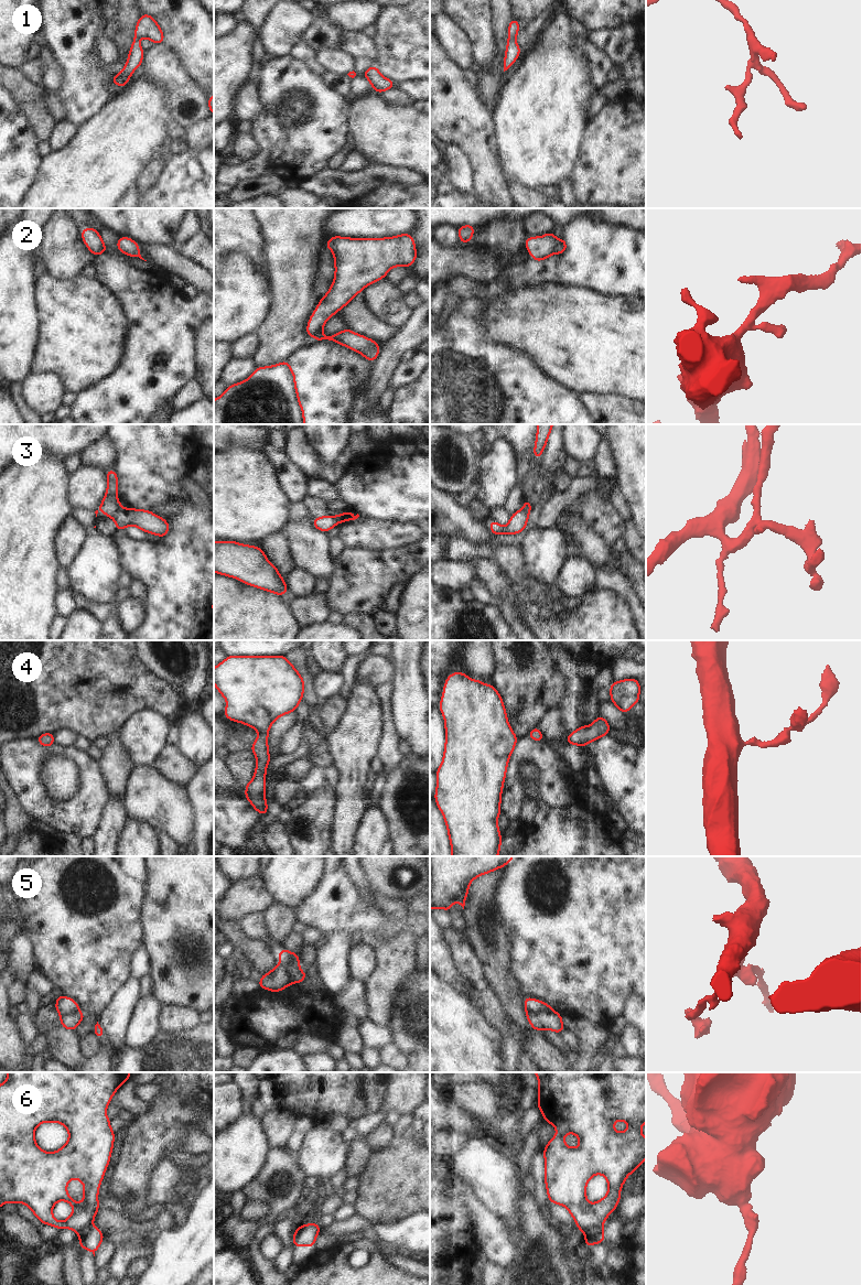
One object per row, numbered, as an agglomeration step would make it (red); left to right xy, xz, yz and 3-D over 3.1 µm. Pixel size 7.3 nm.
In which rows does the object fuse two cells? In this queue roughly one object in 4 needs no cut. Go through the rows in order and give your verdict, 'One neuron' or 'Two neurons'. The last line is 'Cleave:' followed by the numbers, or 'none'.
1: One neuron
2: Two neurons
3: Two neurons
4: One neuron
5: Two neurons
6: Two neurons
Cleave: 2, 3, 5, 6.

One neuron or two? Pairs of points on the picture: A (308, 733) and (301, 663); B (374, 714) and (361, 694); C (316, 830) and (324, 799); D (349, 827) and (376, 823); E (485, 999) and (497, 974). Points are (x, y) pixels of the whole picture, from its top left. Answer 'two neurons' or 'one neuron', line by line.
A: two neurons
B: one neuron
C: one neuron
D: two neurons
E: two neurons

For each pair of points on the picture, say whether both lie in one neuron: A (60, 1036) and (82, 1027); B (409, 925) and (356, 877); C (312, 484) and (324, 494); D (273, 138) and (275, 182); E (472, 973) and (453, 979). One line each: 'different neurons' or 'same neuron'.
A: different neurons
B: different neurons
C: same neuron
D: different neurons
E: different neurons

